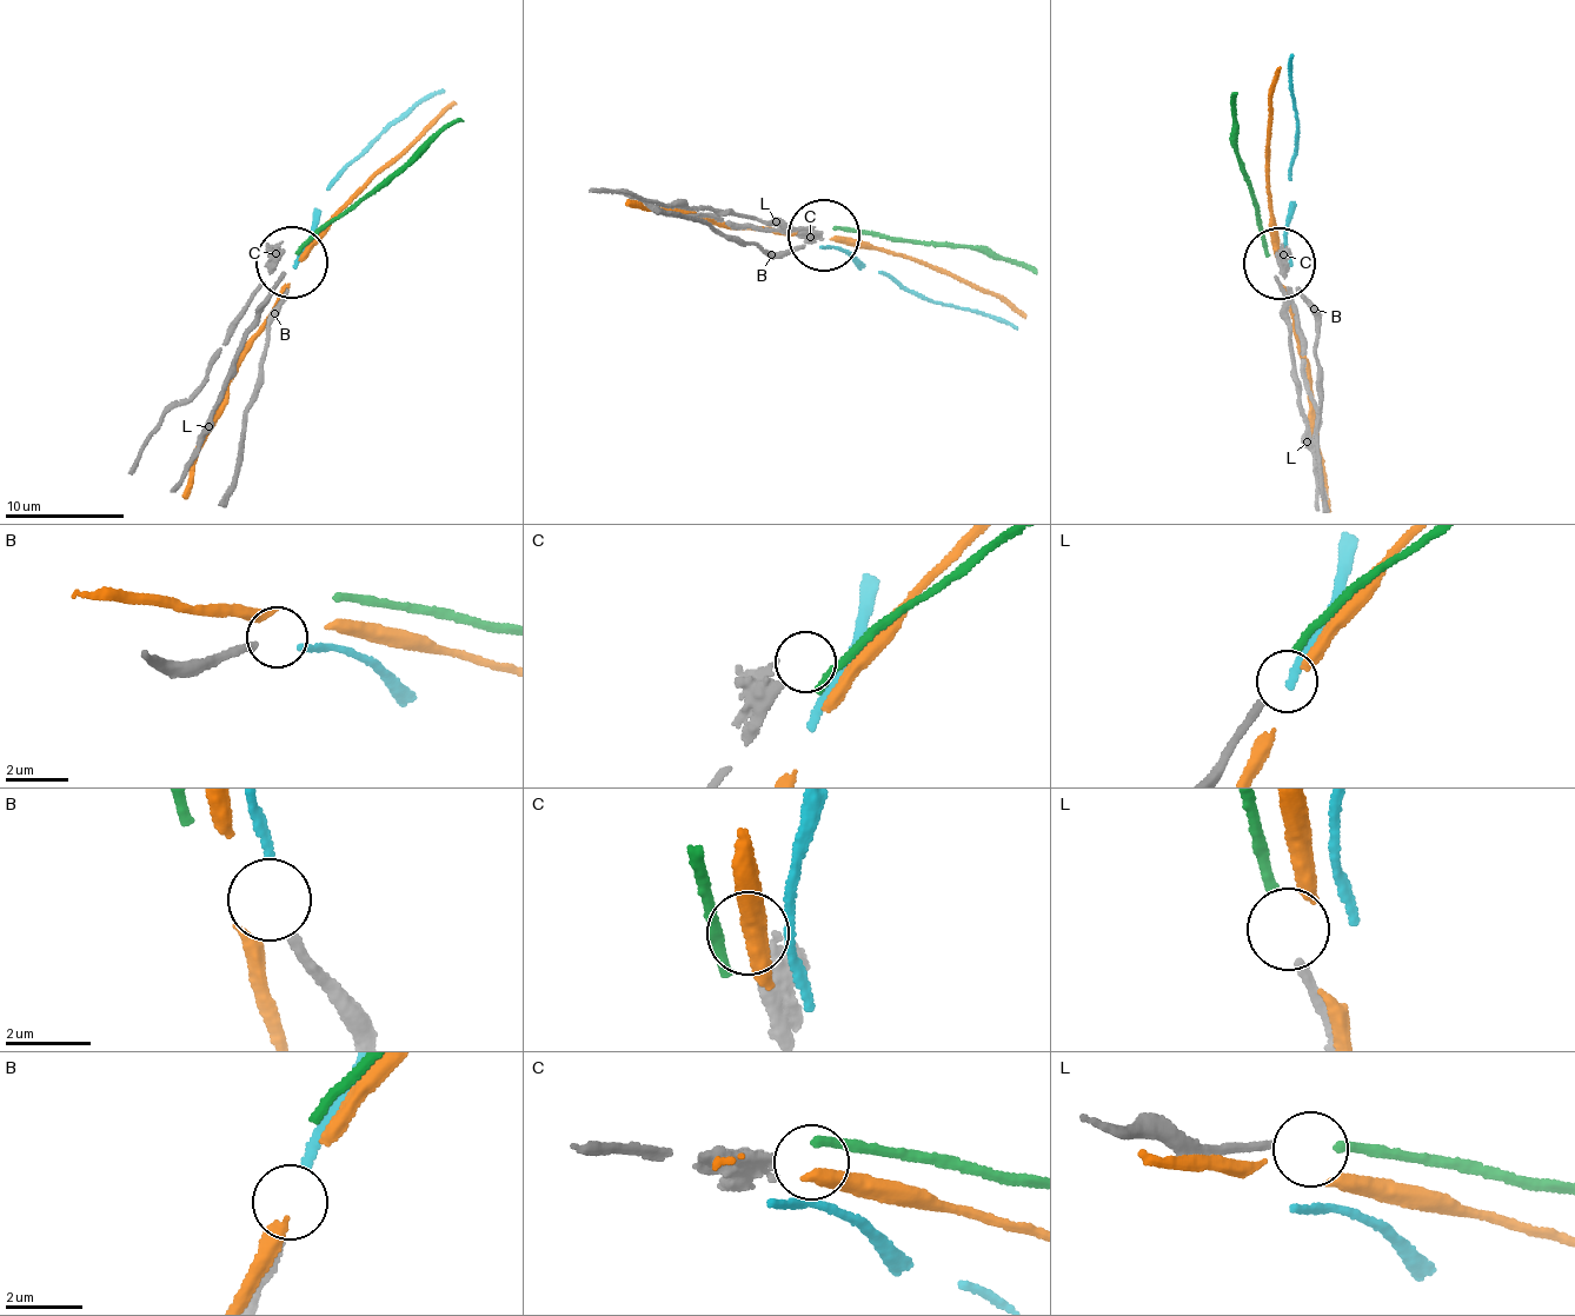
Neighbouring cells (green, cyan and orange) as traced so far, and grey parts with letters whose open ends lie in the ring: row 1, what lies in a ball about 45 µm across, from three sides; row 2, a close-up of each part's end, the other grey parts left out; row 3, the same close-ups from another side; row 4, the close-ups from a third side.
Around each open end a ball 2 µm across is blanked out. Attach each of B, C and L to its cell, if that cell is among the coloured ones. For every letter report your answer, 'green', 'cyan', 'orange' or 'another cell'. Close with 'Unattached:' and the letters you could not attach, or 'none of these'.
B: cyan
C: another cell
L: green
Unattached: C

